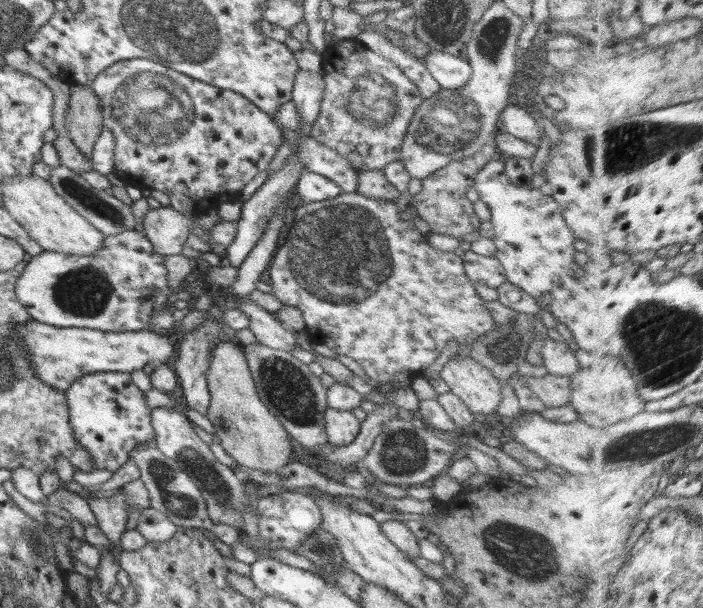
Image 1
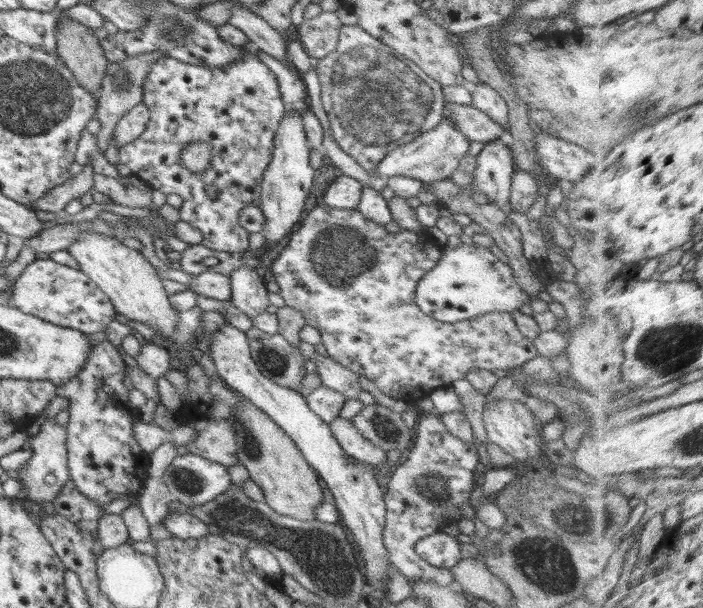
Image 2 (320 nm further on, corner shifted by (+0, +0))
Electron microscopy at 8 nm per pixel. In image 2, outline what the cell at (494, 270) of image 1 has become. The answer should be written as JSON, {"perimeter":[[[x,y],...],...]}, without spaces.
{"perimeter":[[[461,243],[456,248],[443,246],[444,256],[419,281],[415,304],[420,311],[435,320],[456,323],[487,313],[514,313],[529,296],[516,282],[509,263],[500,261],[490,250],[477,244]]]}

